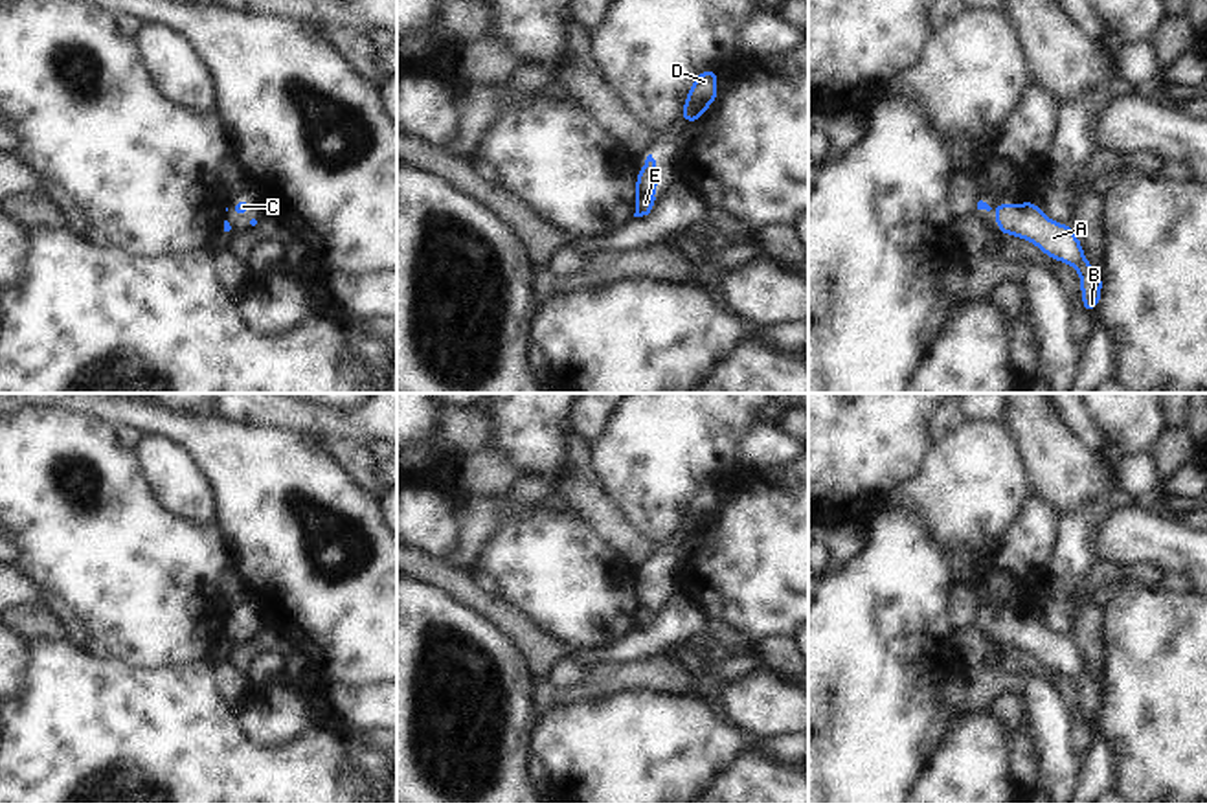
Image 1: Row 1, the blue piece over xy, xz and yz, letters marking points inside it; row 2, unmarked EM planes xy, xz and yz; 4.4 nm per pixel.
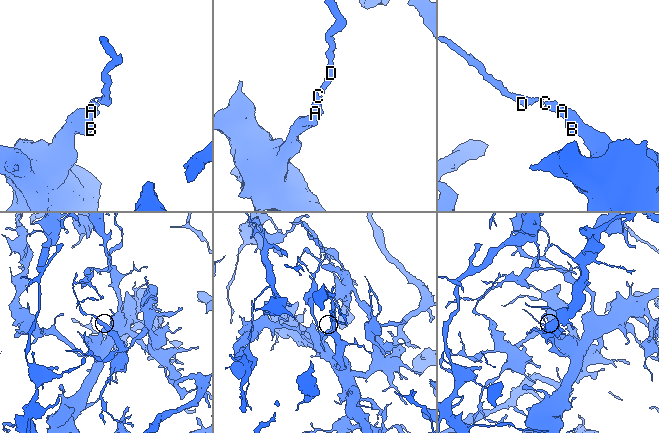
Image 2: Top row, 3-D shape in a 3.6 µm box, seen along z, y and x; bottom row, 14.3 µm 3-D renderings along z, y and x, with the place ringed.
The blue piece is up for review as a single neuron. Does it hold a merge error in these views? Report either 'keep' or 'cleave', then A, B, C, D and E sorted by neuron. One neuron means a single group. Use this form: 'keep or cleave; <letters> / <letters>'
keep; A B C D E

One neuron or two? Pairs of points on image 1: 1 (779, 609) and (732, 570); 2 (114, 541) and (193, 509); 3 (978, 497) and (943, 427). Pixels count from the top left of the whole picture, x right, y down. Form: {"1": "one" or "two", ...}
{"1": "one", "2": "two", "3": "two"}

